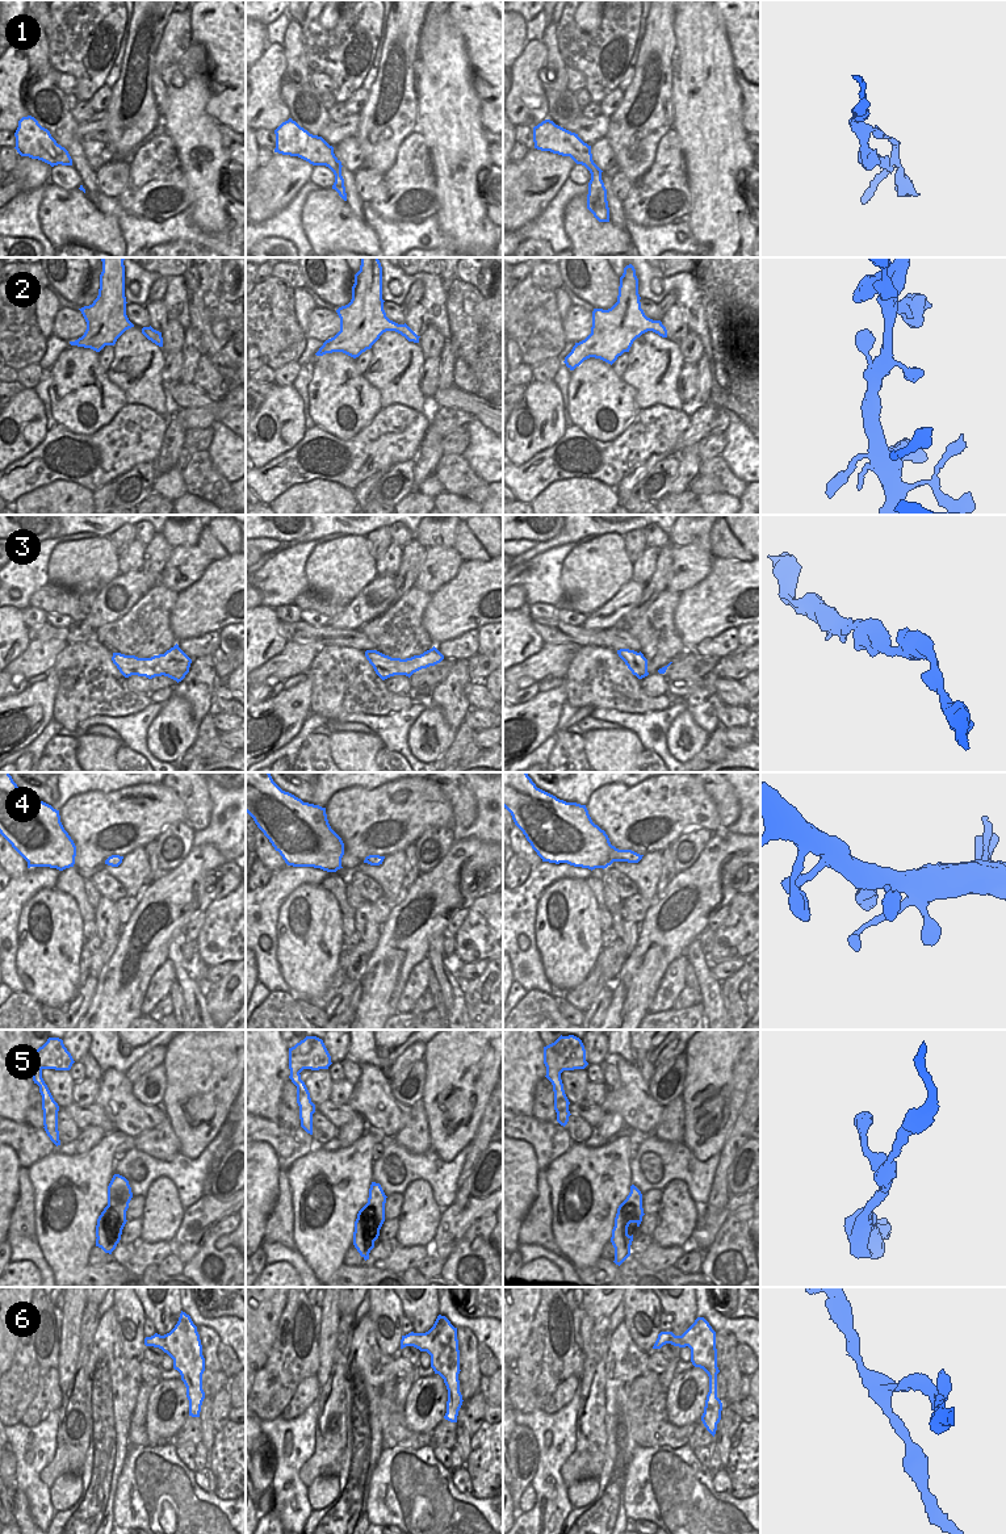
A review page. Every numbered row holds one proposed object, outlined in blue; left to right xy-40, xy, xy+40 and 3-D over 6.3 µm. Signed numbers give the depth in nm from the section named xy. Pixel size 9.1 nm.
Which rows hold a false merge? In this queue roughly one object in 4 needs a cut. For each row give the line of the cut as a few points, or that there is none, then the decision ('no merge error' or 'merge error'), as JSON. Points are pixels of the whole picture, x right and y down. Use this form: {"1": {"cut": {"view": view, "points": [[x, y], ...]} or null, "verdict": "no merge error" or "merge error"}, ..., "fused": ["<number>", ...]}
{"1": {"cut": null, "verdict": "no merge error"}, "2": {"cut": null, "verdict": "no merge error"}, "3": {"cut": null, "verdict": "no merge error"}, "4": {"cut": null, "verdict": "no merge error"}, "5": {"cut": null, "verdict": "no merge error"}, "6": {"cut": null, "verdict": "no merge error"}, "fused": []}

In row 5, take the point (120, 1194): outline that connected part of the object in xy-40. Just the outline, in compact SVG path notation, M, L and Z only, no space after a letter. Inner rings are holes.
M114 1174L108 1186L108 1206L98 1216L96 1225L96 1246L105 1253L112 1254L121 1240L131 1198L129 1181L120 1174Z

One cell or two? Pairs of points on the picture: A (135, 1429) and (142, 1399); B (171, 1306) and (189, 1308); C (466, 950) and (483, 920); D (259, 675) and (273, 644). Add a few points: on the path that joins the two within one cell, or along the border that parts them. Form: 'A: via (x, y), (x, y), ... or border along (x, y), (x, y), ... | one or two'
A: via (137, 1421), (141, 1407) | one
B: border along (179, 1300), (181, 1310) | two
C: via (474, 942), (483, 933), (483, 927) | one
D: border along (286, 641), (286, 645), (279, 653), (259, 667) | two

